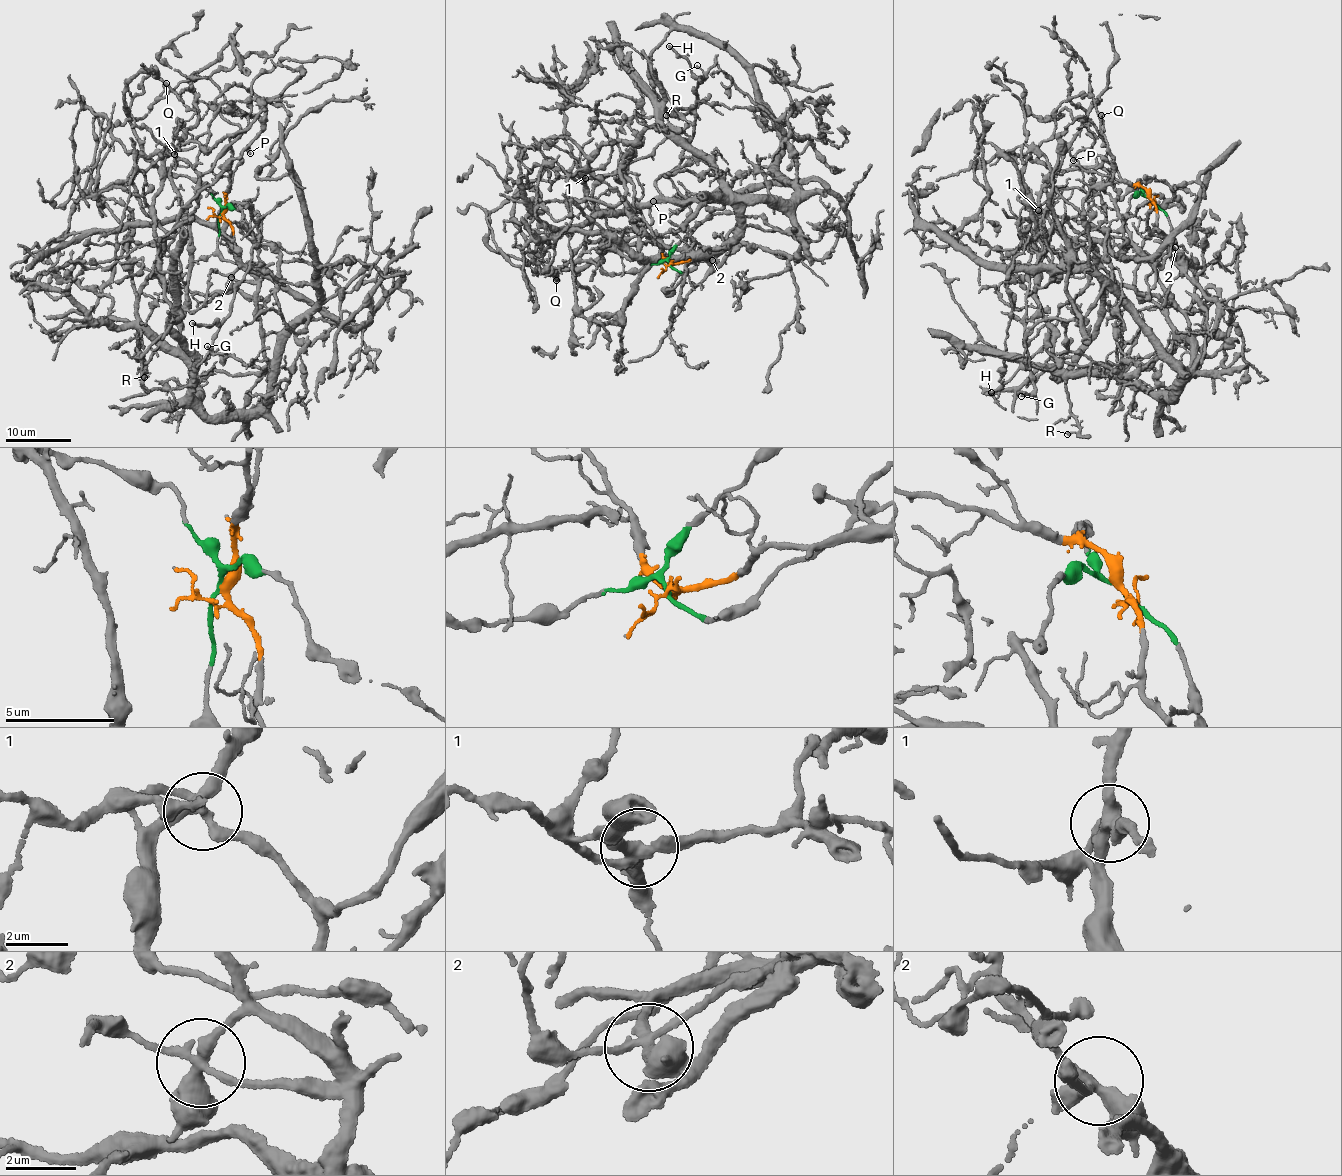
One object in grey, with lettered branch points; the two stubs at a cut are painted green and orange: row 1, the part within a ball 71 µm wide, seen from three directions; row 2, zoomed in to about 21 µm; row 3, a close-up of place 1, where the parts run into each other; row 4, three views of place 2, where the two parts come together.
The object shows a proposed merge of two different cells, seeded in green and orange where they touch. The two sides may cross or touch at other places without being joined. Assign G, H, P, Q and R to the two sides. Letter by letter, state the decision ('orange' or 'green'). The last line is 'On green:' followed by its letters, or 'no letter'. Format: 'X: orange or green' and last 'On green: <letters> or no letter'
G: green
H: green
P: orange
Q: green
R: orange
On green: G, H, Q

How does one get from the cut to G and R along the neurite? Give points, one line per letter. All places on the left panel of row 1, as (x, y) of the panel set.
G: (221, 213), (243, 214), (261, 265), (227, 243), (221, 210), (253, 207), (260, 234), (207, 346)
R: (221, 213), (238, 266), (228, 290), (180, 327), (200, 396), (192, 356), (169, 333), (142, 356), (144, 376)

